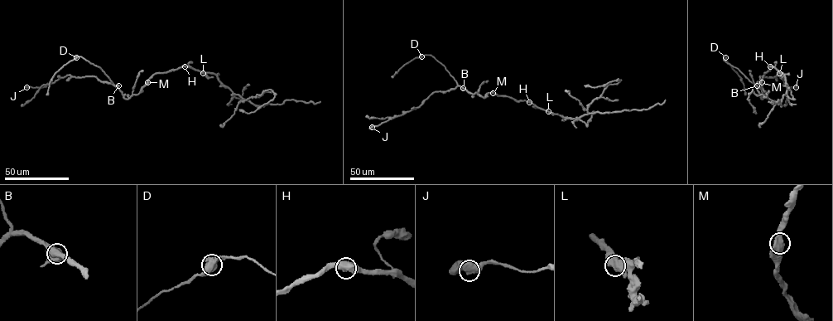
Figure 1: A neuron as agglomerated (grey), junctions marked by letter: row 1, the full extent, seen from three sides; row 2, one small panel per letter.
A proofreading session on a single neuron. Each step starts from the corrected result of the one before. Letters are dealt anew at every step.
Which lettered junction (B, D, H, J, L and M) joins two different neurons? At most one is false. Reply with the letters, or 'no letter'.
no letter

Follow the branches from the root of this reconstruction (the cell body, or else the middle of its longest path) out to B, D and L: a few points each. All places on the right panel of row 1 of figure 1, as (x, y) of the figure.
B: (767, 71), (762, 80), (761, 86), (766, 92), (761, 96), (762, 99), (757, 85)
D: (767, 71), (762, 80), (761, 86), (766, 92), (761, 96), (762, 99), (754, 84), (724, 60), (725, 57)
L: (767, 71), (771, 66), (779, 73)

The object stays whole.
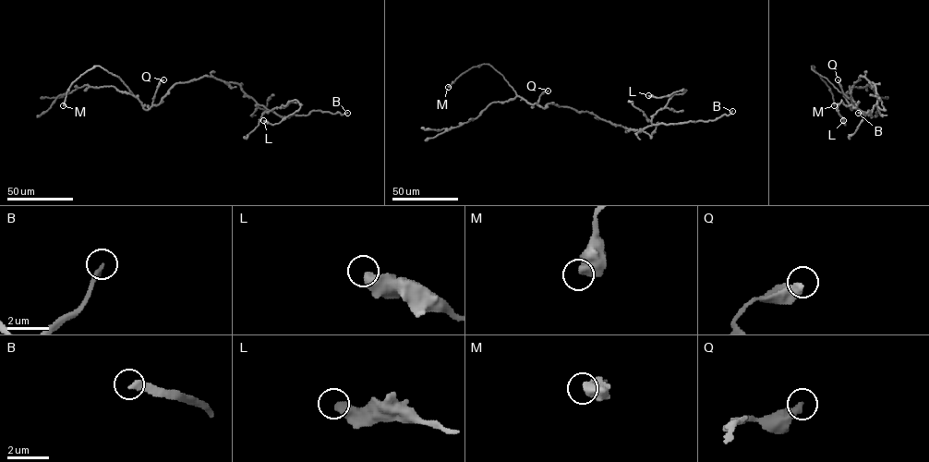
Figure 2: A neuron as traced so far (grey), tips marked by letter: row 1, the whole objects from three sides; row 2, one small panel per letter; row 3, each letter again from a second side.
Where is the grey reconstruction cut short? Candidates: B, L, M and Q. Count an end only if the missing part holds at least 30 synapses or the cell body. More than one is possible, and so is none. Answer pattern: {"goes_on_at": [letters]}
{"goes_on_at": ["B"]}

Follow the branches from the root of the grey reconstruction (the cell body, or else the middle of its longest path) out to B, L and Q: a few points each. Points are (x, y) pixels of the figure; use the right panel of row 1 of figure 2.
B: (857, 81), (861, 76), (873, 82), (877, 97), (872, 116), (868, 115), (869, 111), (862, 115), (858, 113)
L: (857, 81), (863, 76), (874, 84), (877, 103), (862, 112), (841, 100), (837, 110), (843, 120)
Q: (857, 81), (851, 91), (850, 97), (855, 103), (852, 105), (838, 79)

